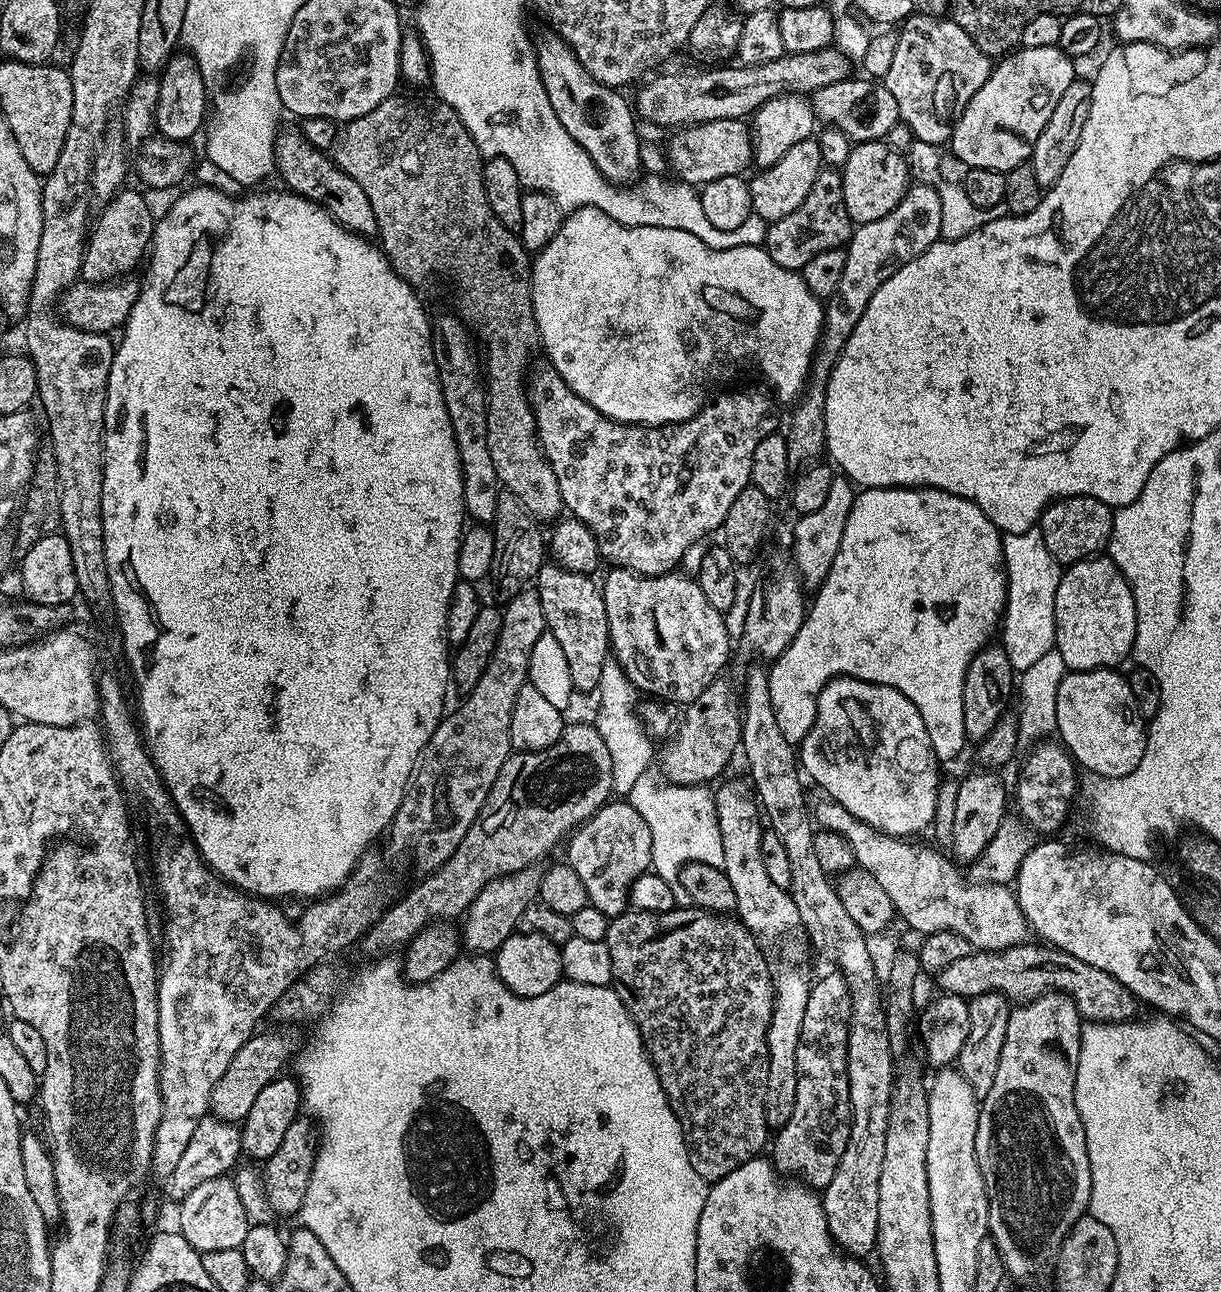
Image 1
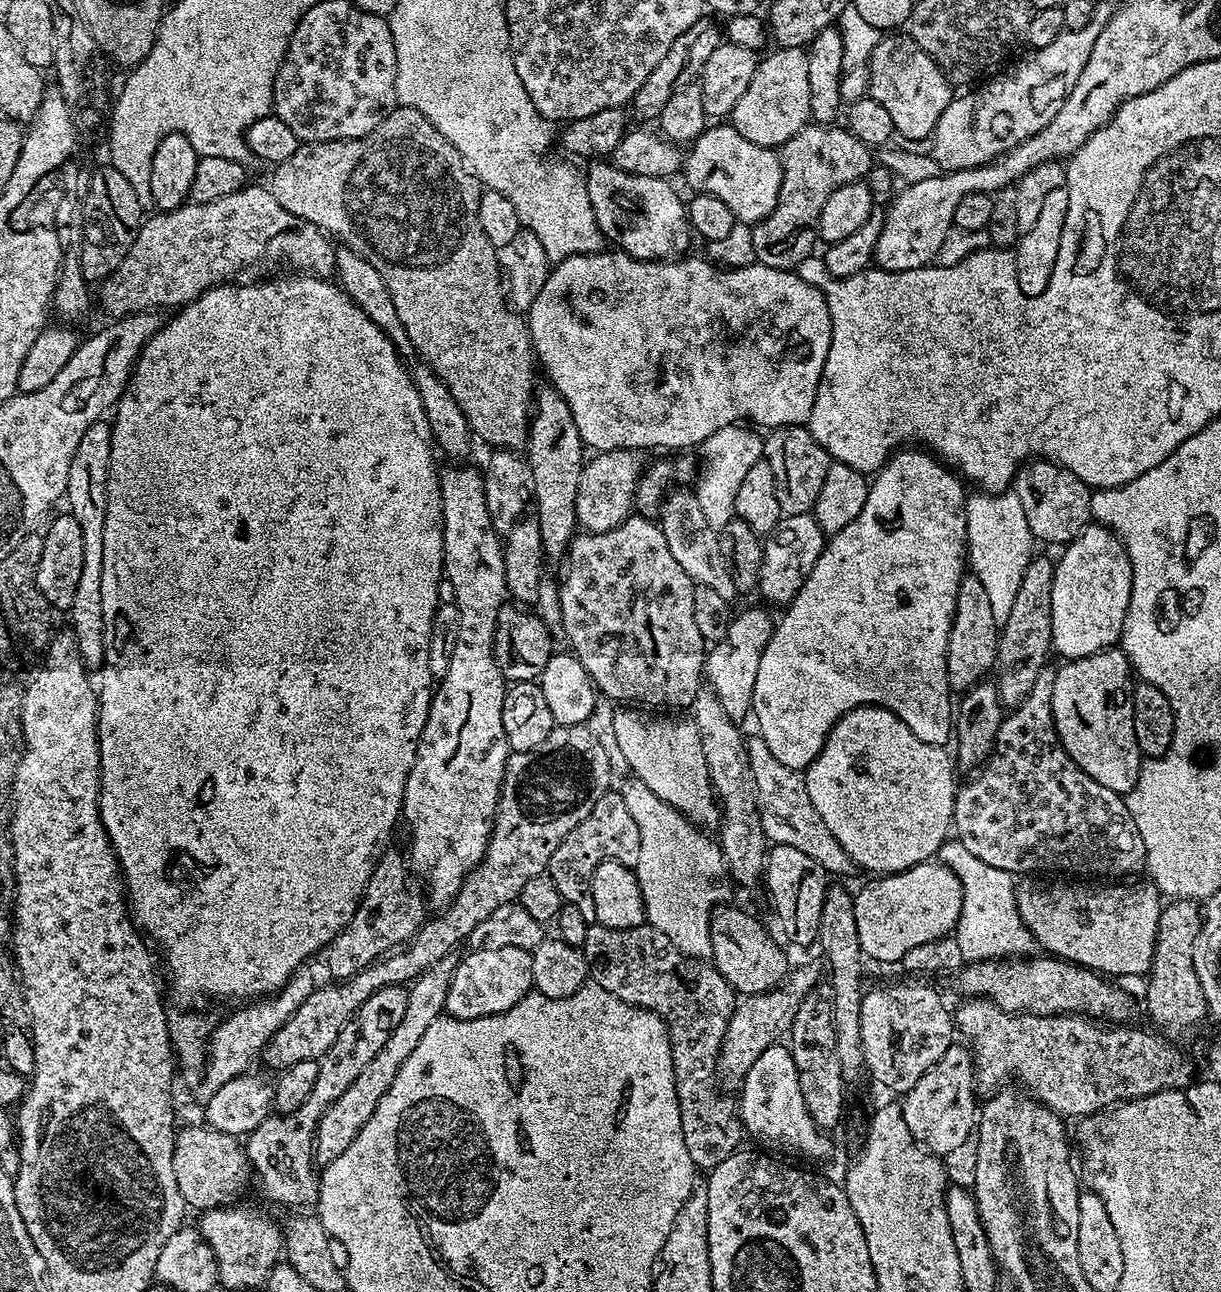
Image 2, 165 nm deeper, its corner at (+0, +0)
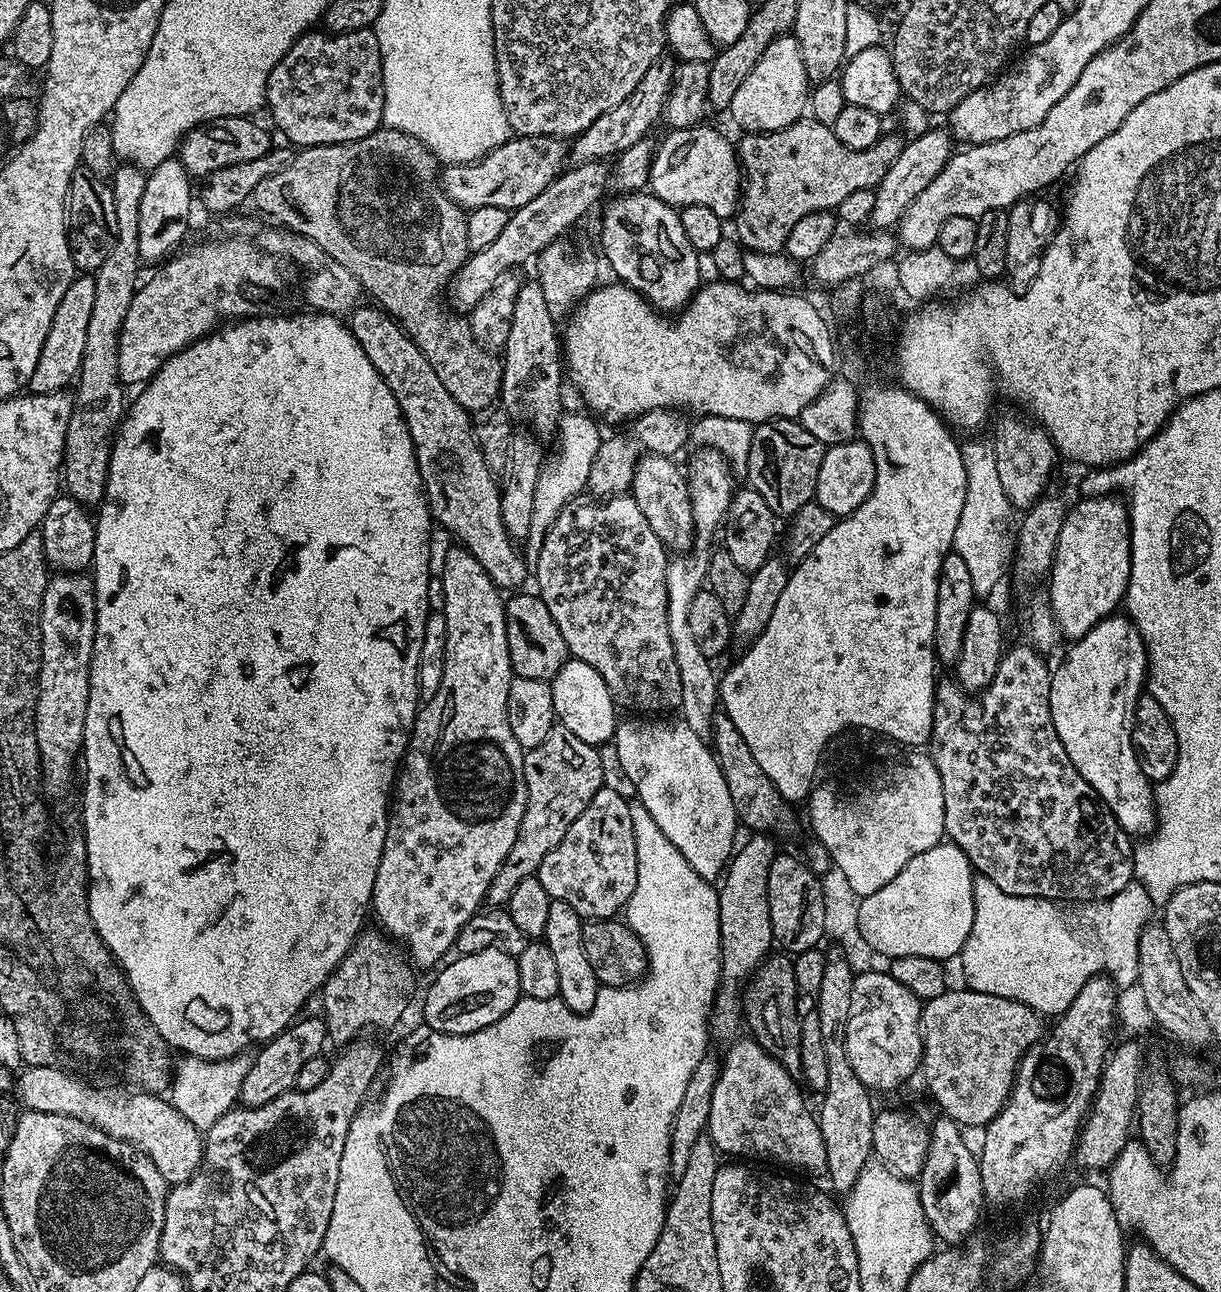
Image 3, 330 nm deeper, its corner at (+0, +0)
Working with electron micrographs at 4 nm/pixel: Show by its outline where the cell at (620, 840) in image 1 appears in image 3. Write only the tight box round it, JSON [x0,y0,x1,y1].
[538,786,638,921]

